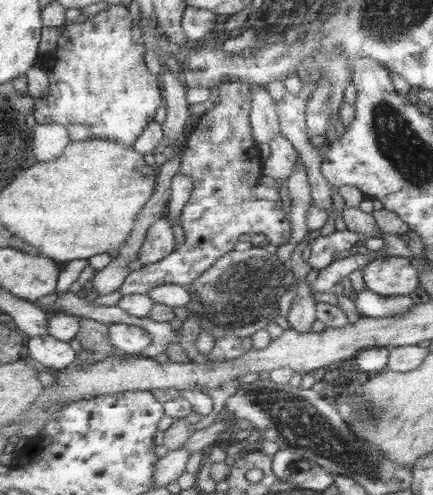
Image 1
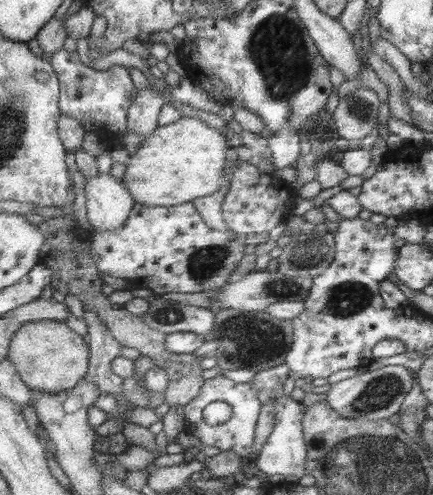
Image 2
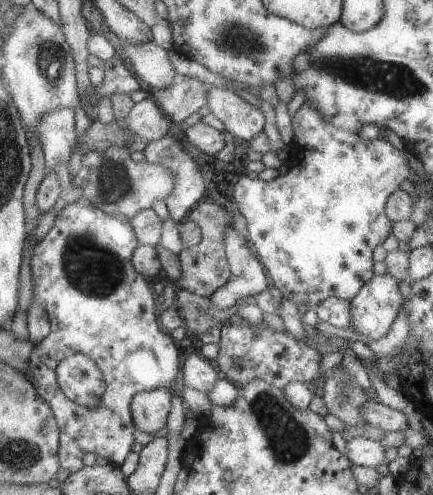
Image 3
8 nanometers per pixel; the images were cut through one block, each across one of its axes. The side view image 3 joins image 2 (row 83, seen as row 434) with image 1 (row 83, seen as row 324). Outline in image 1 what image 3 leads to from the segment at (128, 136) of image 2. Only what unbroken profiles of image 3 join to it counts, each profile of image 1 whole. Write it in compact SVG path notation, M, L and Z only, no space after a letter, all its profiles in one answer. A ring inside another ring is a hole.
M109 4L107 10L84 22L65 24L62 28L61 44L55 54L55 64L48 70L51 91L45 98L34 102L34 117L37 124L63 124L72 140L109 139L132 146L149 124L156 121L158 109L164 97L159 75L153 76L145 64L146 46L133 38L133 16L127 5Z

